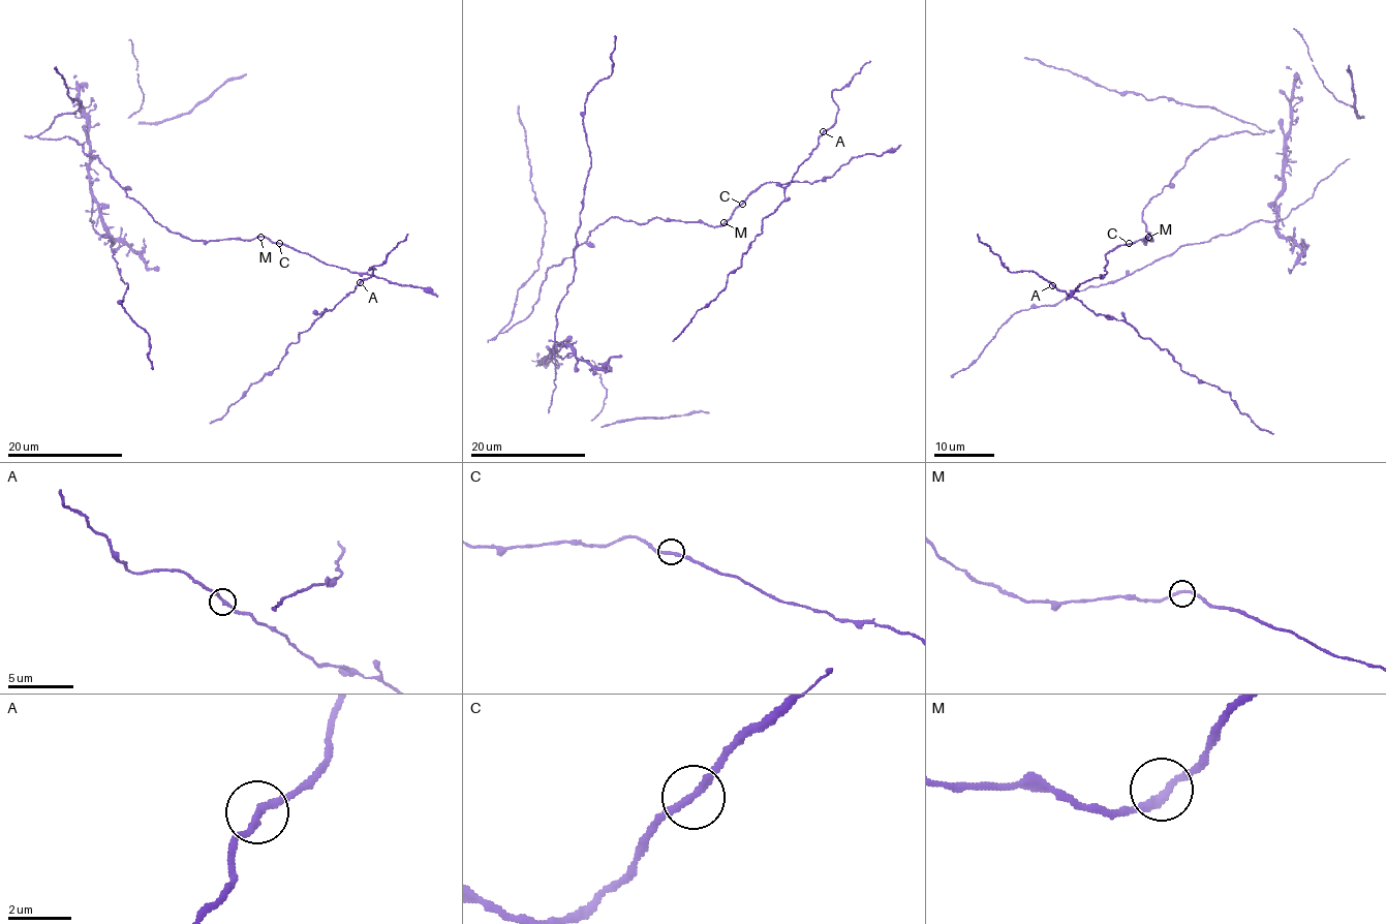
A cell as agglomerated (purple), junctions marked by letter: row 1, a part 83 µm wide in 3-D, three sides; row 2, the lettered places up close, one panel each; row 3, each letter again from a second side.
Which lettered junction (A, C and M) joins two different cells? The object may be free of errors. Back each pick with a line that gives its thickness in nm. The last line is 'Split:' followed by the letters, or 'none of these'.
Split: none of these

